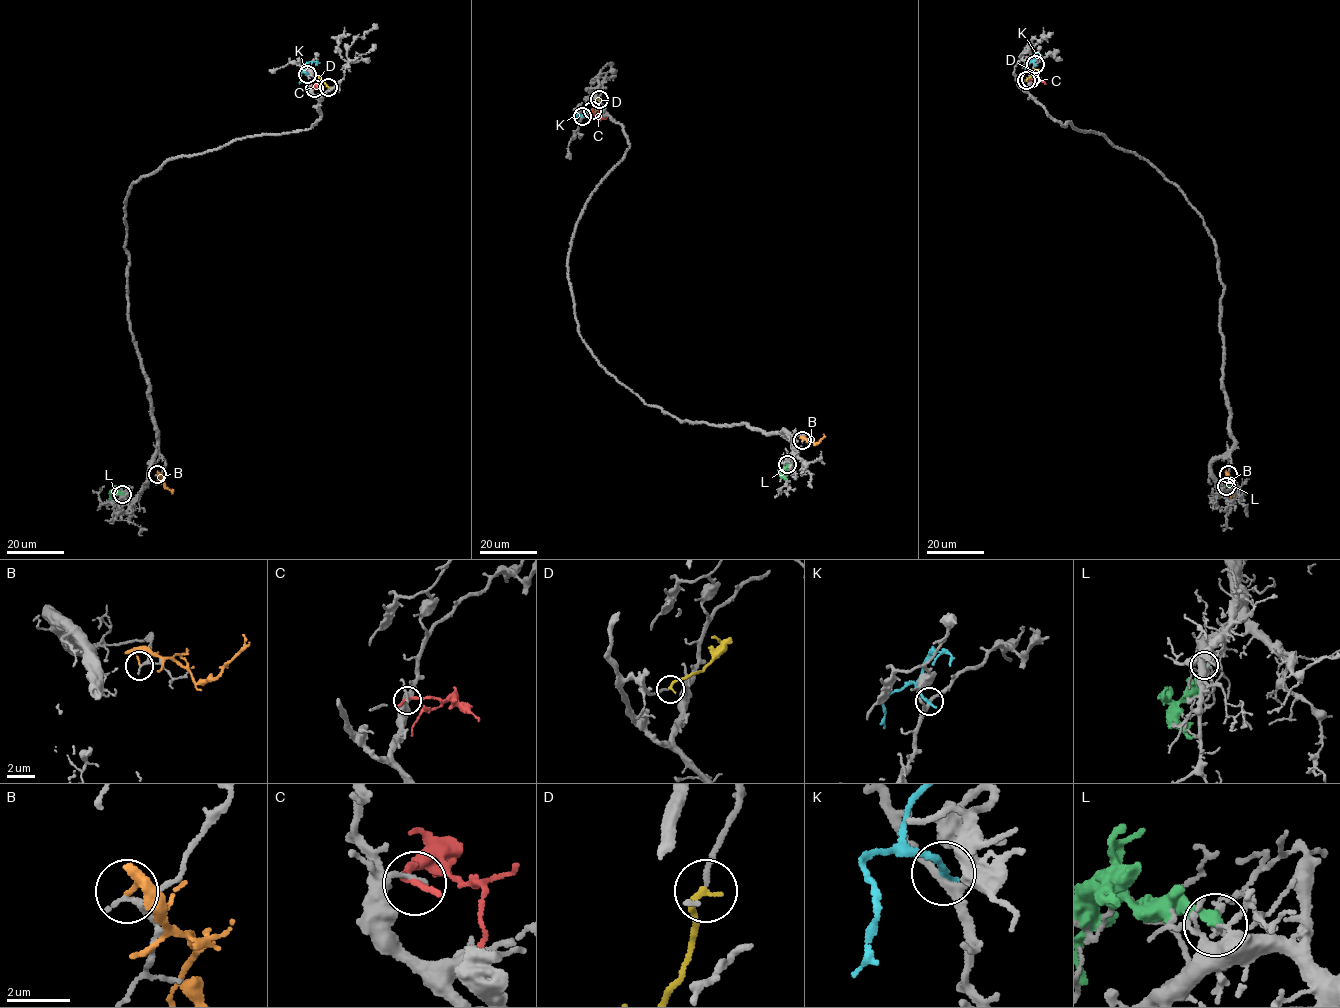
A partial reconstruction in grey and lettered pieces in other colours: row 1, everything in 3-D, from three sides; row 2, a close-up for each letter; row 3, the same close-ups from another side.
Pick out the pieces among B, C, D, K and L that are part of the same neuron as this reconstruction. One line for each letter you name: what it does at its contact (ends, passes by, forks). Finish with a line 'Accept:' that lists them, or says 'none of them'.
D: it ends
Accept: D

